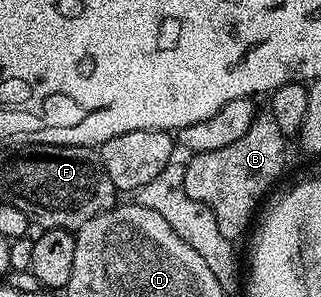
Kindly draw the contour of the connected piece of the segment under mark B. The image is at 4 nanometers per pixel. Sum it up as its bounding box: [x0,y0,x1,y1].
[183,111,287,242]

